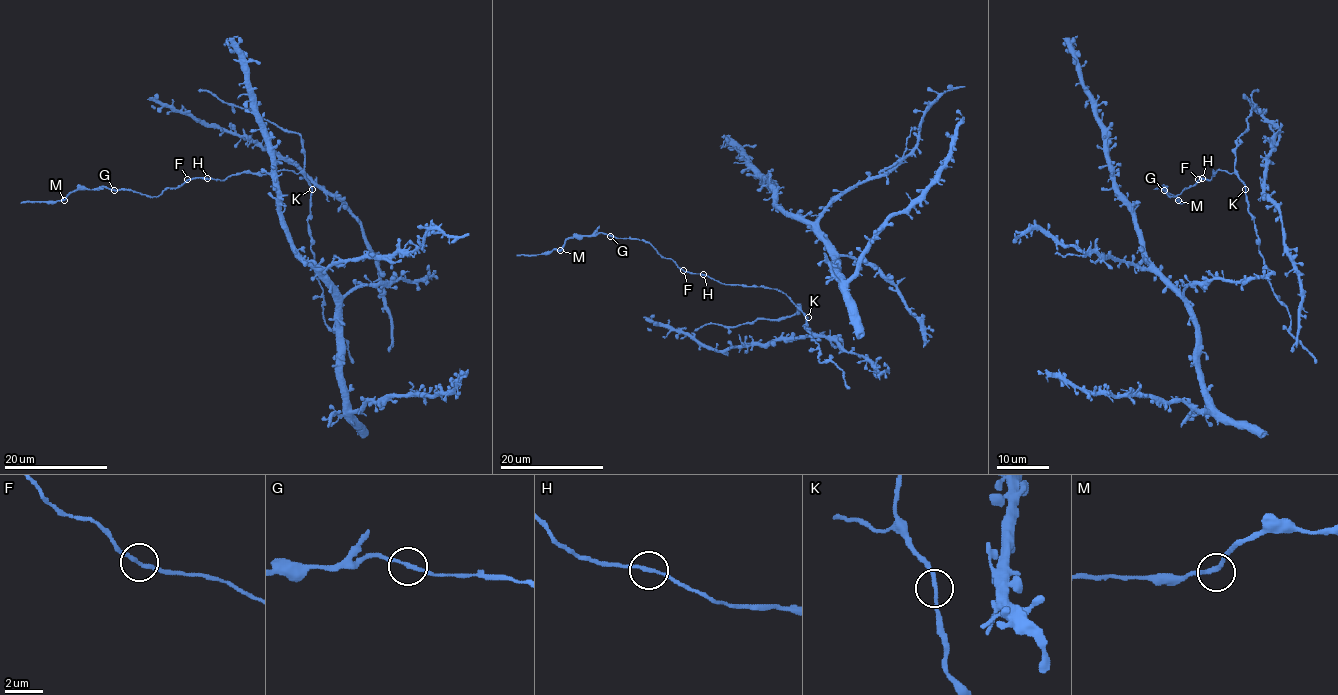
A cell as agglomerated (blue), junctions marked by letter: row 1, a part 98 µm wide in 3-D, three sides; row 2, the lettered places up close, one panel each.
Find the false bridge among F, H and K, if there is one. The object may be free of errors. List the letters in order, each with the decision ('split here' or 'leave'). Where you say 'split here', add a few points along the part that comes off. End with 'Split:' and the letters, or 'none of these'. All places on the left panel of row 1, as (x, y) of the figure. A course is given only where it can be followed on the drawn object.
F: leave
H: leave
K: leave
Split: none of these

